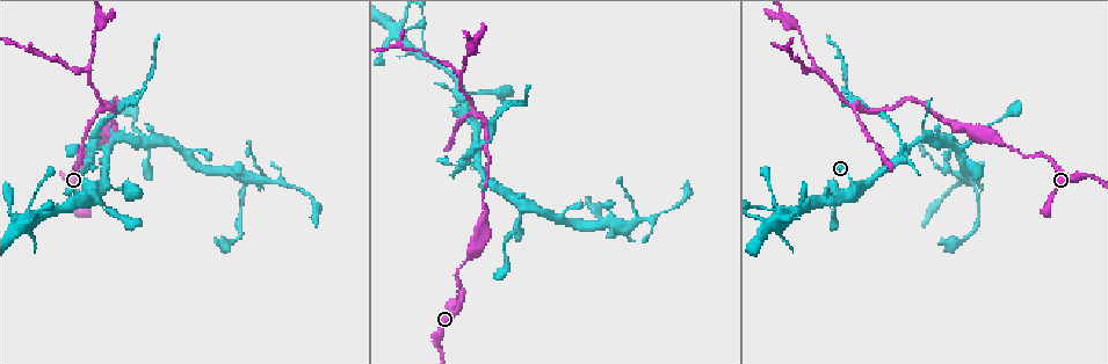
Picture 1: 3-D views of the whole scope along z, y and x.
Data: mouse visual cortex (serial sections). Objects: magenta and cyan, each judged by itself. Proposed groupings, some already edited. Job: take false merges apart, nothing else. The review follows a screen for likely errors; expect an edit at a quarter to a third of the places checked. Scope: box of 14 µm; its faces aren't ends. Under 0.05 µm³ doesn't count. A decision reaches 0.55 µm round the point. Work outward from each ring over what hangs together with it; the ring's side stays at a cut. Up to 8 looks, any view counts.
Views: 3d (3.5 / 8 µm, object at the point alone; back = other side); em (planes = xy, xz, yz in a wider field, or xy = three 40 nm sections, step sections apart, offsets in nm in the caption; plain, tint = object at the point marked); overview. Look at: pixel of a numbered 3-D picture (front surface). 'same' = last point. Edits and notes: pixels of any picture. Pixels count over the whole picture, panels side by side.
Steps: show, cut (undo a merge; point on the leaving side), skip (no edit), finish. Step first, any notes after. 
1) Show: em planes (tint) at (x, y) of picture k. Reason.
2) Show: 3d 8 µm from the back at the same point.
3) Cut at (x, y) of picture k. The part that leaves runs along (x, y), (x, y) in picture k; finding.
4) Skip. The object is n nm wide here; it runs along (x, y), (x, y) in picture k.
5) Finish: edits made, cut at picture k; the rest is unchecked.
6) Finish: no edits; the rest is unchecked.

Show: 3d 3.5 µm at (480, 166) of picture 1. Abrupt turn.

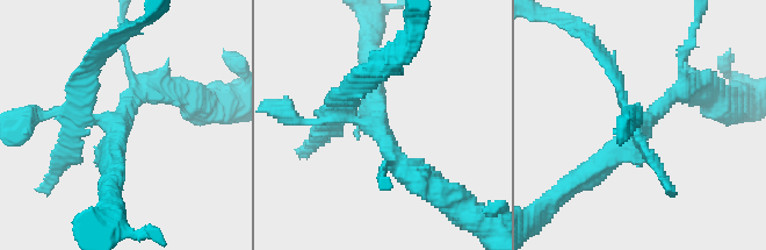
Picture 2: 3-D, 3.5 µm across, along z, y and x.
Show: em planes (tint) at (377, 126) of picture 2.

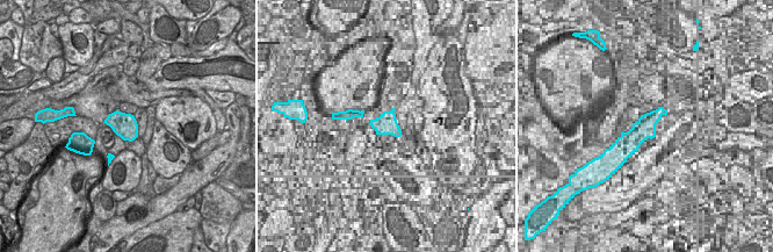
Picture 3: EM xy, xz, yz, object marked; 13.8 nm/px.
Cut at (93, 76) of picture 2. The part that leaves runs along (85, 119), (88, 69), (121, 33) in picture 2; two cells meet here.

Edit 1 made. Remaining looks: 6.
Show: overview. Redraw.

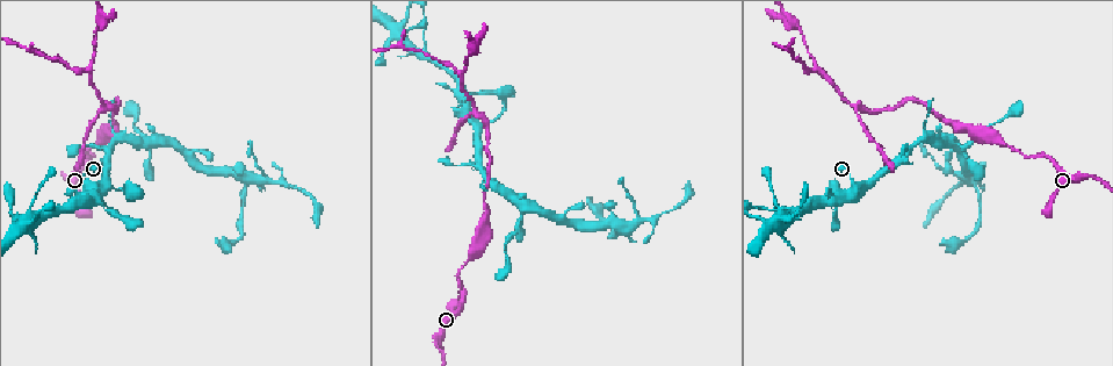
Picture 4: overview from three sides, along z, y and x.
Show: 3d 8 µm at (833, 198) of picture 4. Sharp bend.

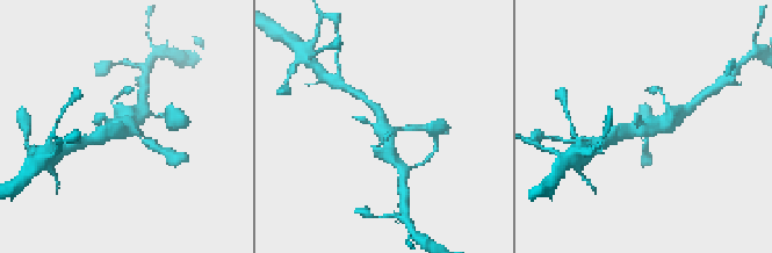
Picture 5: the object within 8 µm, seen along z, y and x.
Show: em planes (tint) at (382, 125) of picture 5. Need the tissue.

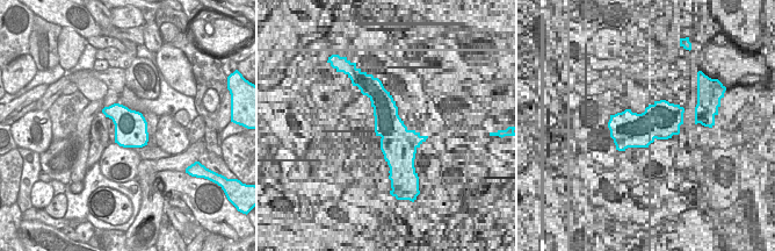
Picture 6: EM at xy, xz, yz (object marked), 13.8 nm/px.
Skip. It runs along (671, 113), (666, 122), (622, 132) in picture 5; all the same cell.

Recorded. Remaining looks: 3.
Show: 3d 3.5 µm at (779, 221) of picture 4. Small branch off a trunk.

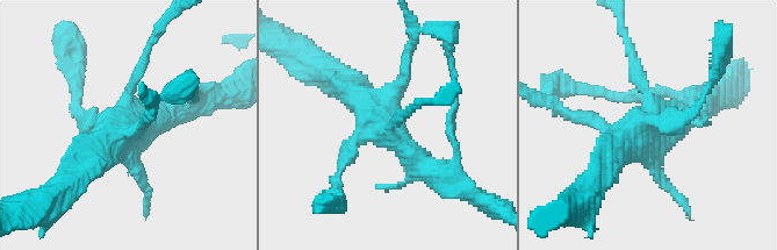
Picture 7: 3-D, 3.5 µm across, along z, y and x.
Show: em xy step 1 (tint) at (385, 124) of picture 7.

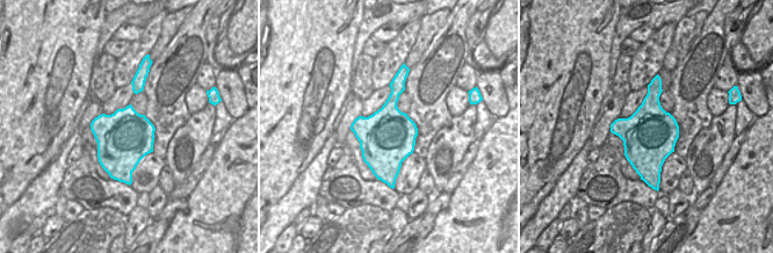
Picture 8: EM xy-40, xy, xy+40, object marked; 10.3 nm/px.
Skip. It runs along (438, 177), (342, 84) in picture 7; all the same cell.

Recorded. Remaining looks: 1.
Finish: edits made, cut at picture 2; the rest is unchecked.

